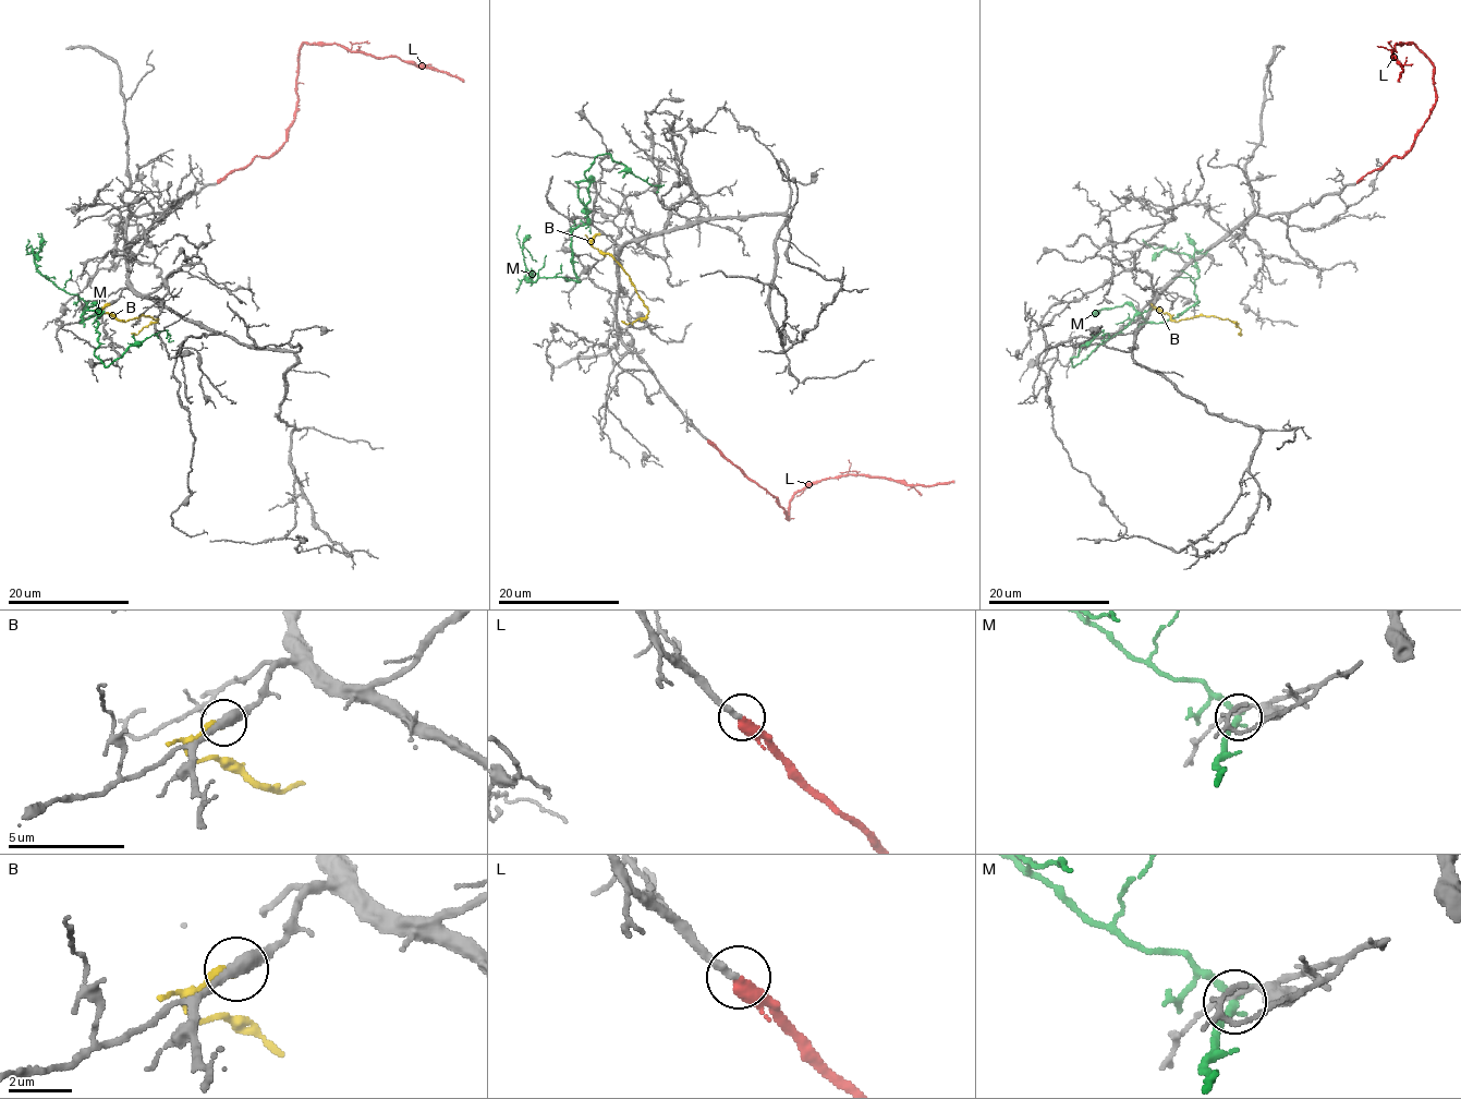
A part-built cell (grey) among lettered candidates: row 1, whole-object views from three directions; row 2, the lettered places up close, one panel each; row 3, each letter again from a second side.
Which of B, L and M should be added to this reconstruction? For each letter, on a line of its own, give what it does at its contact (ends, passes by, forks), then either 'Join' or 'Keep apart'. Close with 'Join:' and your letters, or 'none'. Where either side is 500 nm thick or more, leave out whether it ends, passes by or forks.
B: It ends there. Keep apart
L: It ends there. Join
M: It passes by. Keep apart
Join: L

